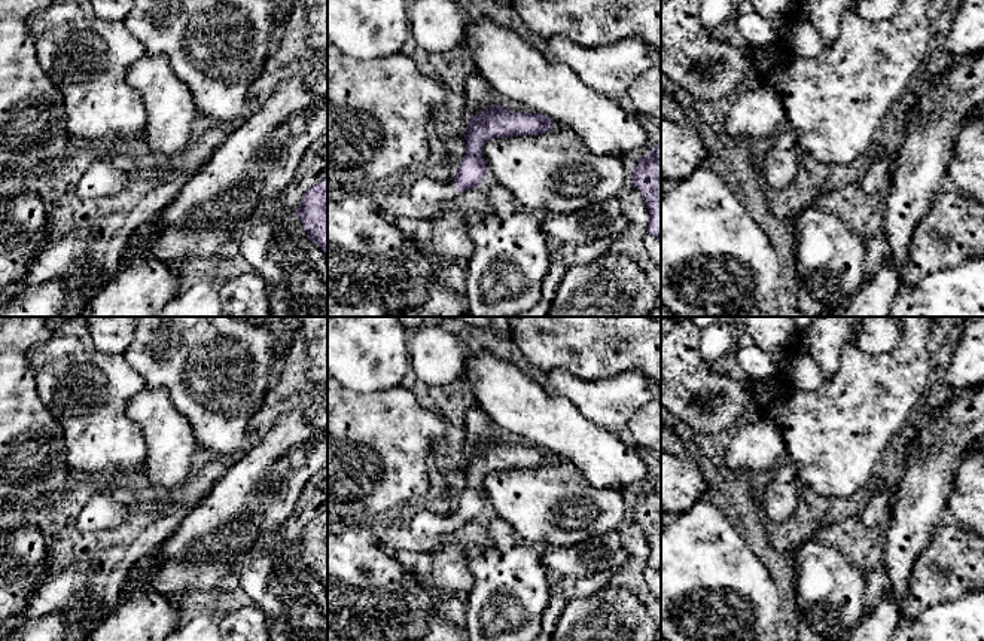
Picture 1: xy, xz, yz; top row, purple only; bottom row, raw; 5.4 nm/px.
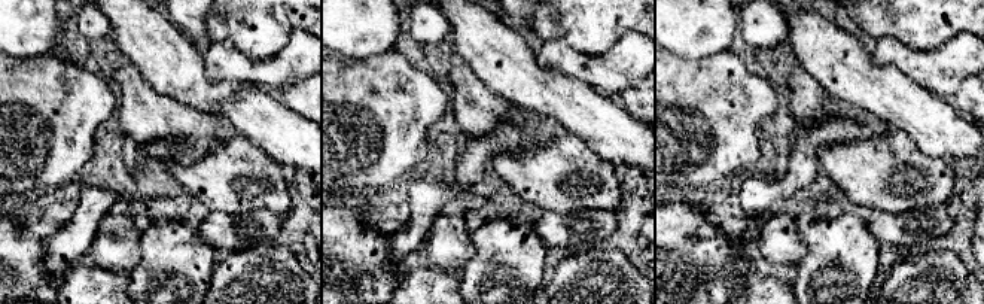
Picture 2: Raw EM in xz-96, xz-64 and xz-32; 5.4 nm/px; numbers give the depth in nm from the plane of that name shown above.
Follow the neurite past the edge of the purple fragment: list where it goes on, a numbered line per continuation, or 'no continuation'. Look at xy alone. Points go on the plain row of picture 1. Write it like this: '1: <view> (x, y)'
1: xy (101, 512)

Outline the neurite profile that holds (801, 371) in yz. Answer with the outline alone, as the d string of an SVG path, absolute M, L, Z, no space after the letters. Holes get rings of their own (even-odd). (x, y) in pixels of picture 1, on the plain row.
M804 351L783 360L782 375L804 391L816 391L823 382L816 361Z

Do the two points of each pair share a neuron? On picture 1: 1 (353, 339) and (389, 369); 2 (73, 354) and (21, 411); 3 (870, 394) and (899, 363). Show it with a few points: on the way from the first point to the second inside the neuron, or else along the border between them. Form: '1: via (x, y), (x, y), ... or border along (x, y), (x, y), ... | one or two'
1: via (362, 344), (381, 360) | one
2: border along (29, 357), (34, 372), (39, 400), (57, 421) | two
3: via (877, 387), (893, 371) | one

